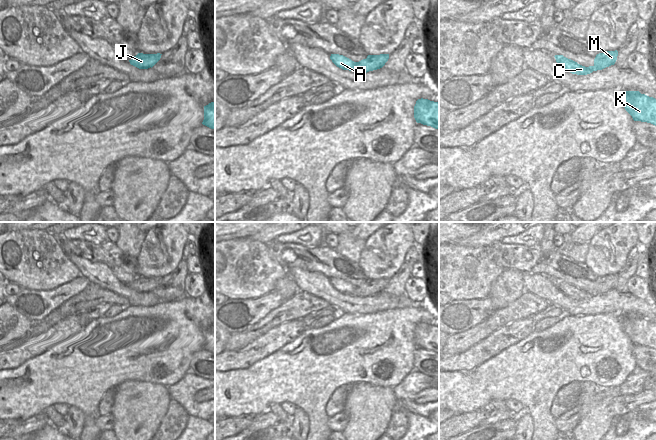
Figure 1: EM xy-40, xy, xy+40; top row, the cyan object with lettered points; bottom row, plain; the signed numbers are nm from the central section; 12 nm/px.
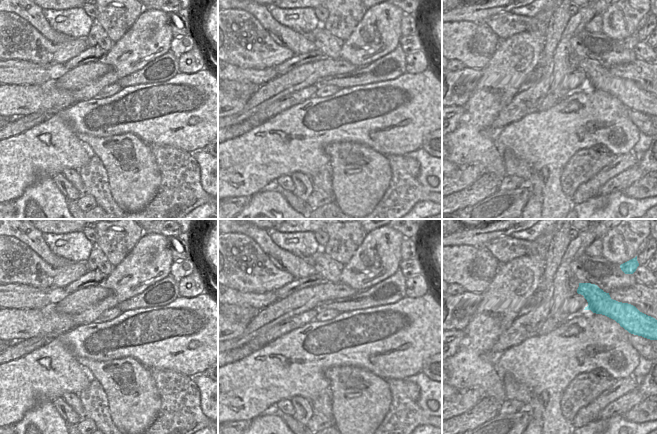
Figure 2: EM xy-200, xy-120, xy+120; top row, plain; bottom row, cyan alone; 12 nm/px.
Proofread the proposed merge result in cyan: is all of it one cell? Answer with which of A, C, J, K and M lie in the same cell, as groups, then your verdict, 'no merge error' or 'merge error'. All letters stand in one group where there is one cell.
groups A C K / J M; merge error

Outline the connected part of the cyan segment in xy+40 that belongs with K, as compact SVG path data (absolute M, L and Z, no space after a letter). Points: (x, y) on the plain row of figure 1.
M625 315L622 329L634 345L651 347L656 350L656 323L639 315Z

